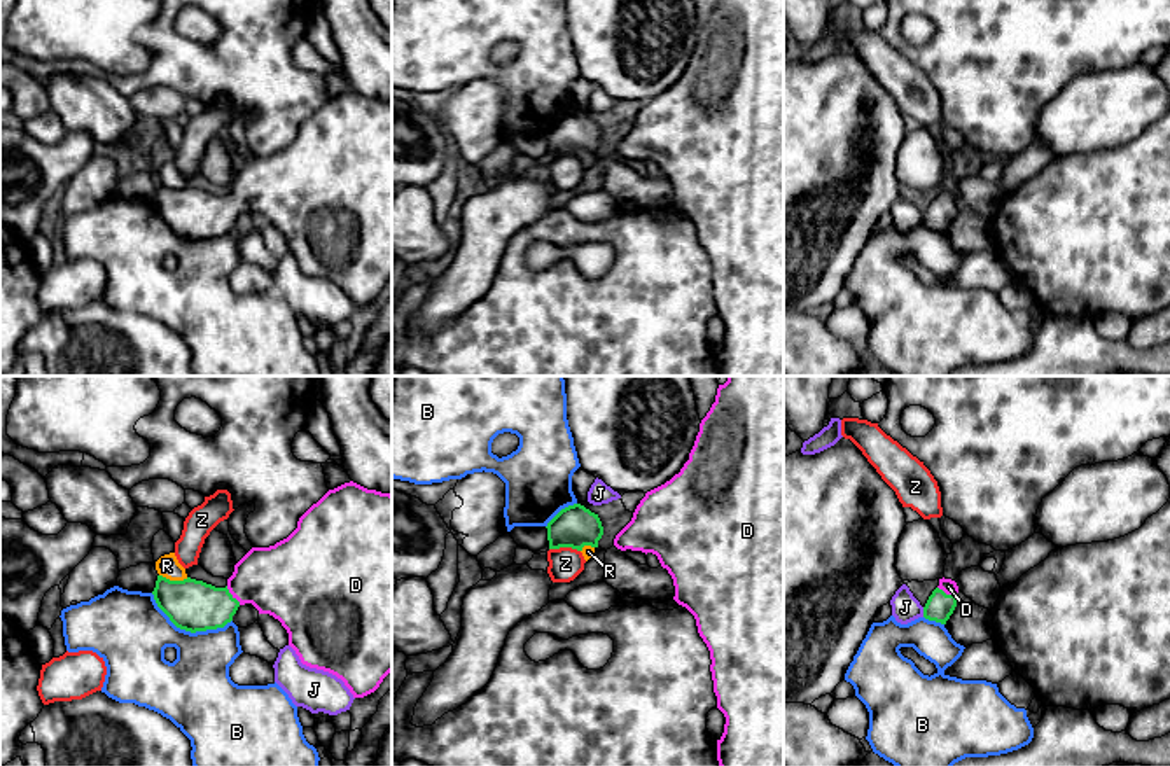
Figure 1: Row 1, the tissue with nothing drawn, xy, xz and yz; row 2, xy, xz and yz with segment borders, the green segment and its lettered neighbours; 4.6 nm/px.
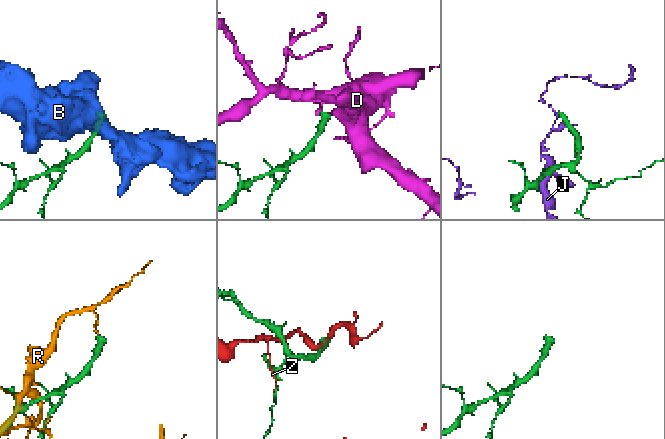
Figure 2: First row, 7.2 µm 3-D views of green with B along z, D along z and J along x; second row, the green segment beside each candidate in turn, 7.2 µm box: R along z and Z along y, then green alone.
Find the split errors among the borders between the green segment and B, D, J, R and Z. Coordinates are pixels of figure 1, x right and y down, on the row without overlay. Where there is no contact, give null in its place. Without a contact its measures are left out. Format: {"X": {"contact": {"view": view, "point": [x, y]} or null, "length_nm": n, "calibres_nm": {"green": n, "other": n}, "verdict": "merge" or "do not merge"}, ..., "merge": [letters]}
{"B": {"contact": {"view": "xy", "point": [188, 238]}, "length_nm": 400, "calibres_nm": {"green": 240, "other": 320}, "verdict": "do not merge"}, "D": {"contact": {"view": "xy", "point": [231, 203]}, "length_nm": 110, "calibres_nm": {"green": 240, "other": 340}, "verdict": "merge"}, "J": {"contact": {"view": "yz", "point": [924, 221]}, "length_nm": 50, "calibres_nm": {"green": 130, "other": 130}, "verdict": "do not merge"}, "R": {"contact": {"view": "xy", "point": [174, 189]}, "length_nm": 140, "calibres_nm": {"green": 240, "other": 100}, "verdict": "do not merge"}, "Z": {"contact": {"view": "xz", "point": [565, 154]}, "length_nm": 140, "calibres_nm": {"green": 190, "other": 160}, "verdict": "do not merge"}, "merge": ["D"]}

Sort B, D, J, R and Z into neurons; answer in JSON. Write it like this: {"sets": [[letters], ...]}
{"sets": [["B"], ["D"], ["J"], ["R"], ["Z"]]}

